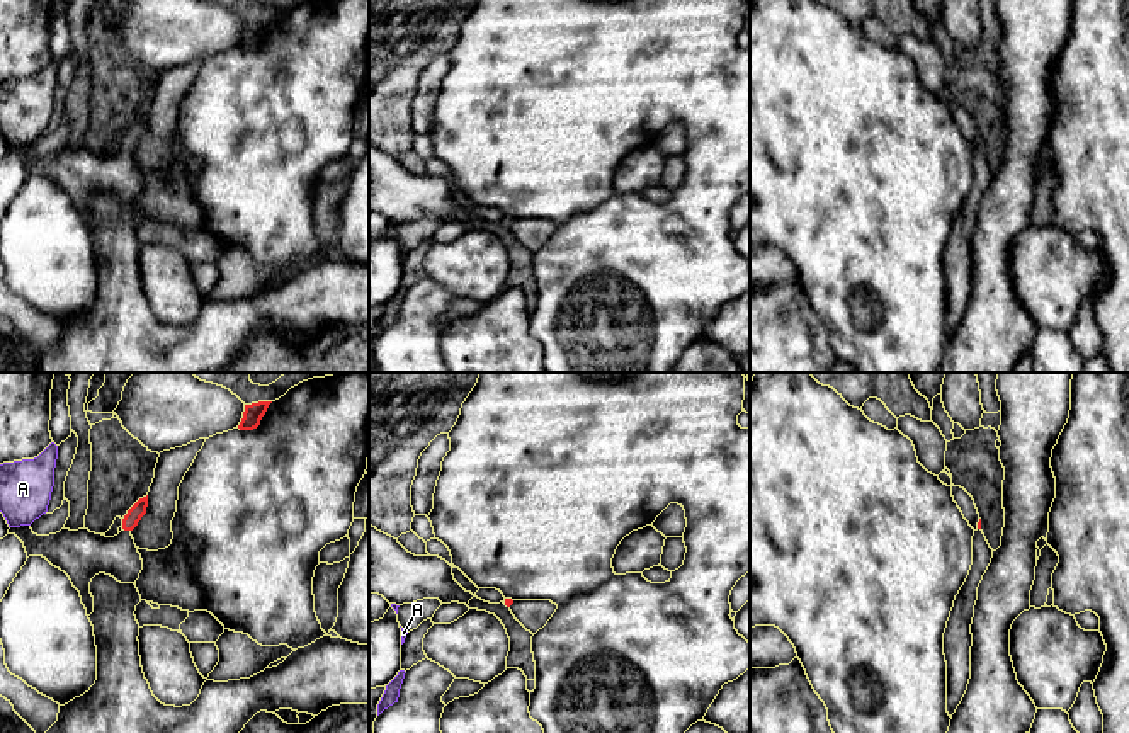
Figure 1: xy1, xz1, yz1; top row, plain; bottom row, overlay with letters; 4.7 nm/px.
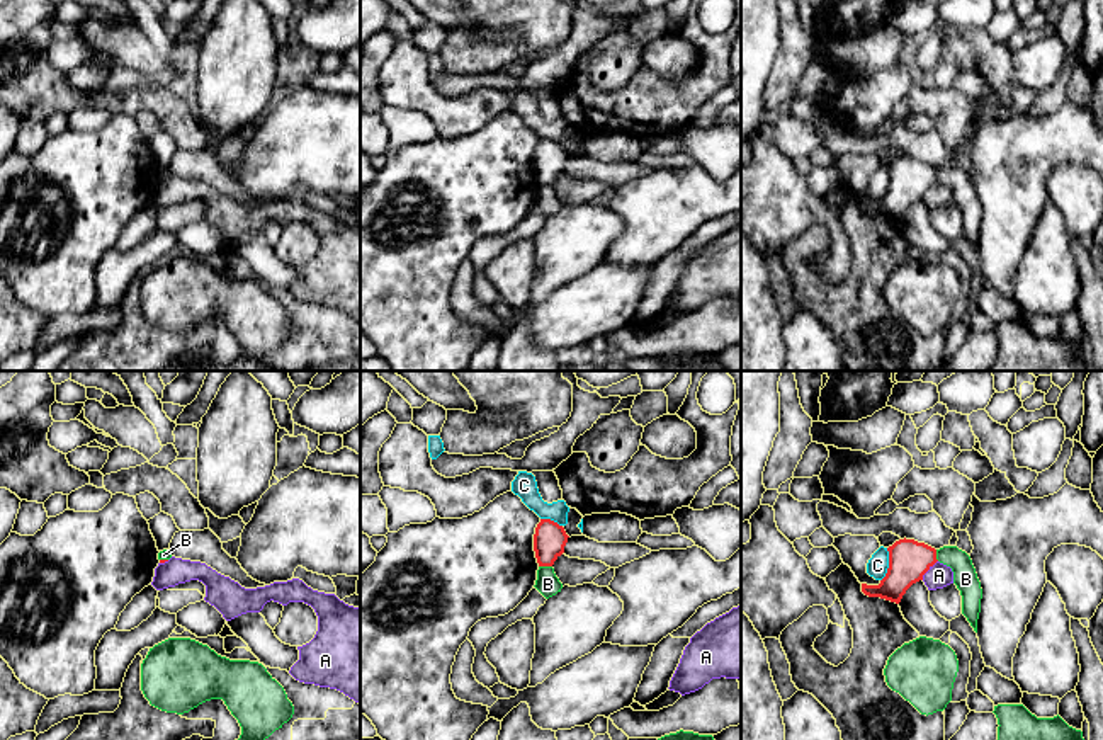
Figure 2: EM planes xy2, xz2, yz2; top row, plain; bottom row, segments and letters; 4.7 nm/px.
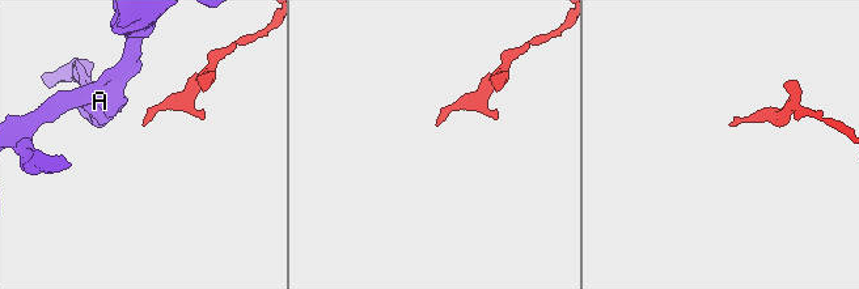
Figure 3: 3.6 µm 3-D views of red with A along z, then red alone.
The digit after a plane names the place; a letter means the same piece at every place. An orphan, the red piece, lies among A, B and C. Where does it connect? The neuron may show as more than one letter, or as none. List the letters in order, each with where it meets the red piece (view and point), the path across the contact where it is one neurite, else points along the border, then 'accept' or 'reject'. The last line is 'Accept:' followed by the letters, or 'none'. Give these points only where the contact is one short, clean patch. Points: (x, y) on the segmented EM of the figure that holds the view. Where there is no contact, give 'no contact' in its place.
A: meets red in yz2 at (928, 569); border along yz2 (937, 560), (921, 579); reject
B: meets red in xz2 at (546, 565); border along xz2 (539, 565), (551, 567); reject
C: meets red in yz2 at (889, 565); border along yz2 (888, 548), (888, 572), (881, 580); reject
Accept: none

